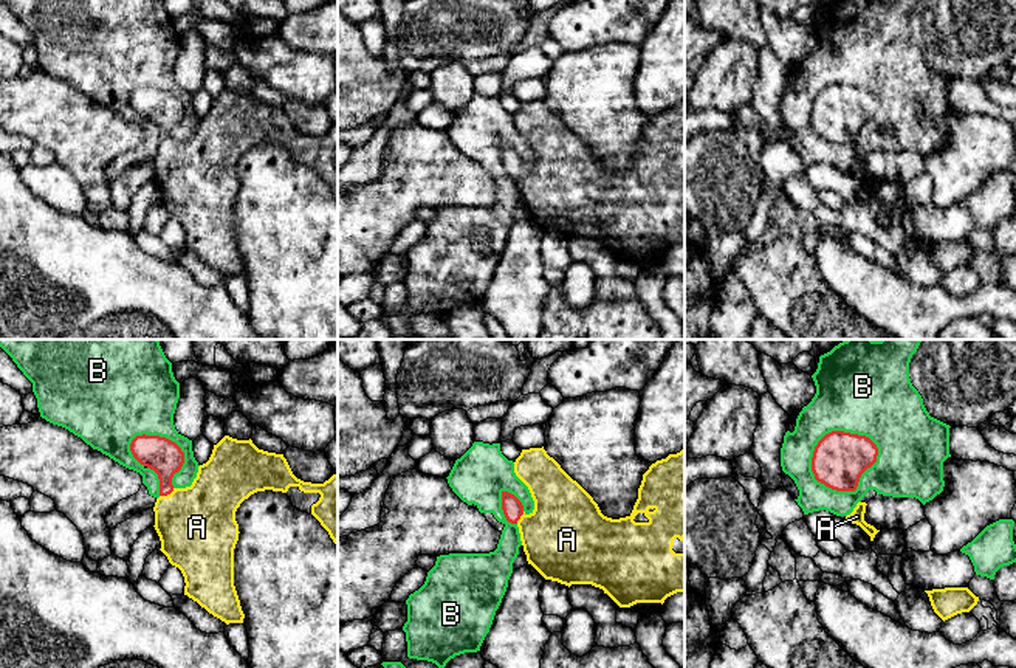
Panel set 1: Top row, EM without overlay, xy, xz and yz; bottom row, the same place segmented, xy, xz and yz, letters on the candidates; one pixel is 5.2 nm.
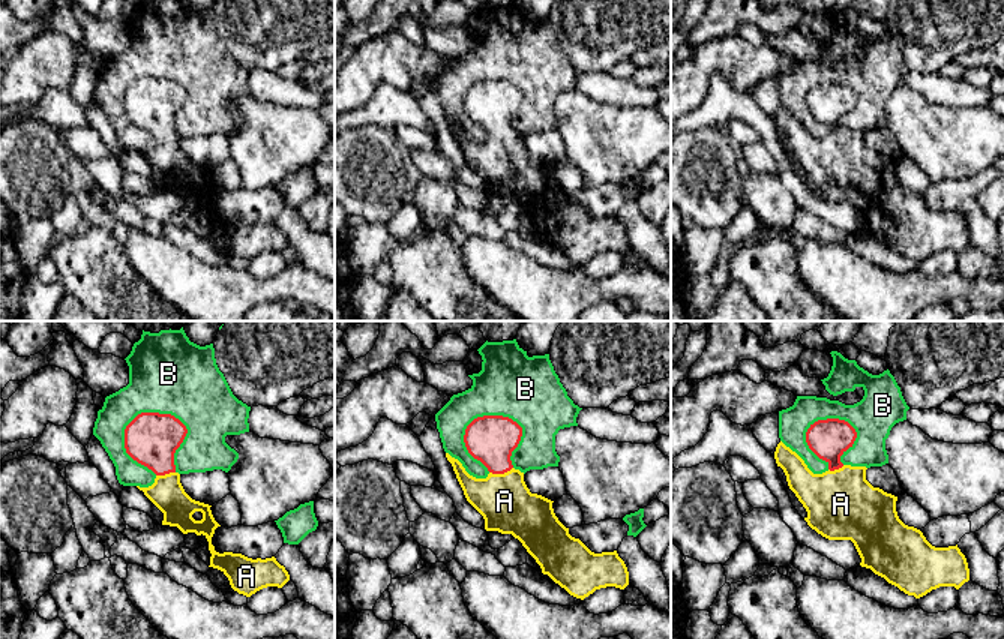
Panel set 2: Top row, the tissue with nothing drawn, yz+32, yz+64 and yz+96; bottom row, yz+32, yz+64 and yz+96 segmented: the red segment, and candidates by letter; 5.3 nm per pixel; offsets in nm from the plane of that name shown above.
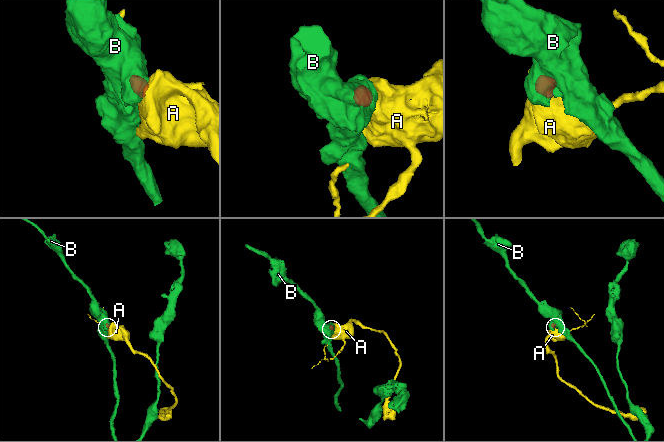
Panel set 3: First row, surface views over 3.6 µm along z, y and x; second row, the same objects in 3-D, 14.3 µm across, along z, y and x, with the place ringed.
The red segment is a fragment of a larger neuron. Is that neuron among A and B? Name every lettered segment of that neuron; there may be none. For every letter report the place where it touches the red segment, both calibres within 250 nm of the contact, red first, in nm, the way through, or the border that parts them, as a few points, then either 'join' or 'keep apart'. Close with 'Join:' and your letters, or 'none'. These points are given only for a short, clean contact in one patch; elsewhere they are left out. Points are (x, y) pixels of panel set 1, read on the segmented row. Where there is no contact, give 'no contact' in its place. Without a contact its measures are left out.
A: meets red in xy at (166, 495); 180 nm thick on the red side, 400 nm on the other; runs through xy (163, 456), (166, 459), (166, 495), (197, 527); join
B: meets red in yz at (834, 431); 280 nm thick on the red side, 440 nm on the other; keep apart
Join: A

